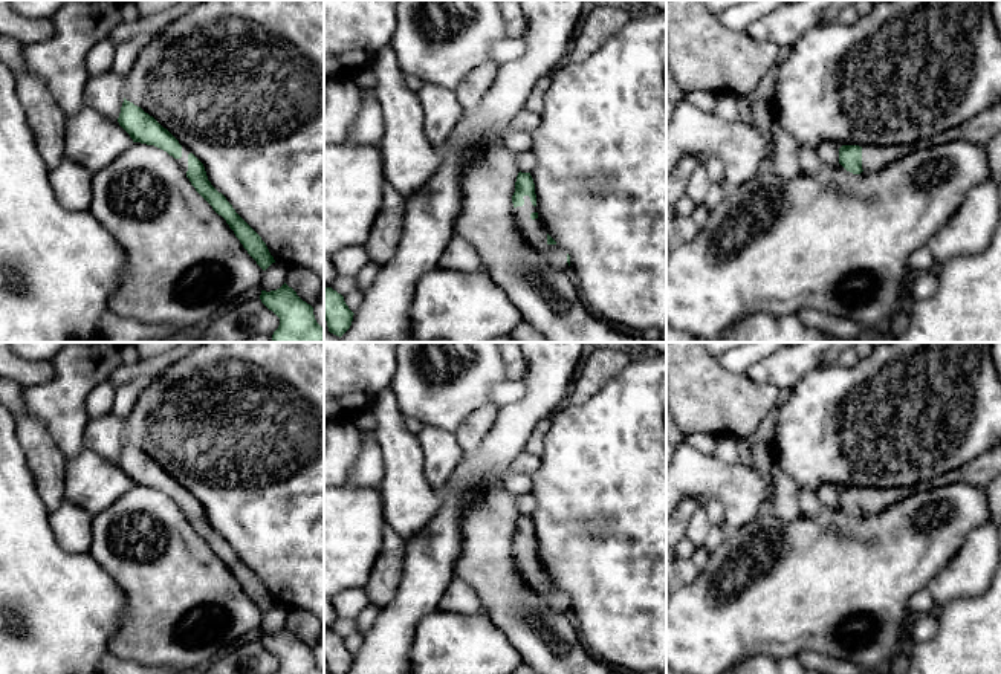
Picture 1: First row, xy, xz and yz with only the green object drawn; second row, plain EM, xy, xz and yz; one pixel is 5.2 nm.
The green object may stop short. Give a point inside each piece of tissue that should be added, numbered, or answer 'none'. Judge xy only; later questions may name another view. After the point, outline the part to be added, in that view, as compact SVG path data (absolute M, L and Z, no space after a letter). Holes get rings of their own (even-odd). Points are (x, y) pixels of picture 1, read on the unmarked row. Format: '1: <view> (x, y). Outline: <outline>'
1: xy (184, 503). Outline: M182 488L182 500L176 501L177 506L180 507L180 510L186 515L188 514L188 497L190 497L190 491L186 491L185 488Z

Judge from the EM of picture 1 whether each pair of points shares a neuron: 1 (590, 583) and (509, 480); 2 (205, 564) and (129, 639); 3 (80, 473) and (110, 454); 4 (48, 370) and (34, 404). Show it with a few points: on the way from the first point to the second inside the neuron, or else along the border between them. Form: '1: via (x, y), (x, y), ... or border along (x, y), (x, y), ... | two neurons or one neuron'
1: border along (529, 476), (532, 492) | two neurons
2: via (187, 583), (147, 622) | one neuron
3: border along (86, 448), (116, 463) | two neurons
4: border along (54, 361), (54, 375), (48, 381), (23, 388) | two neurons

